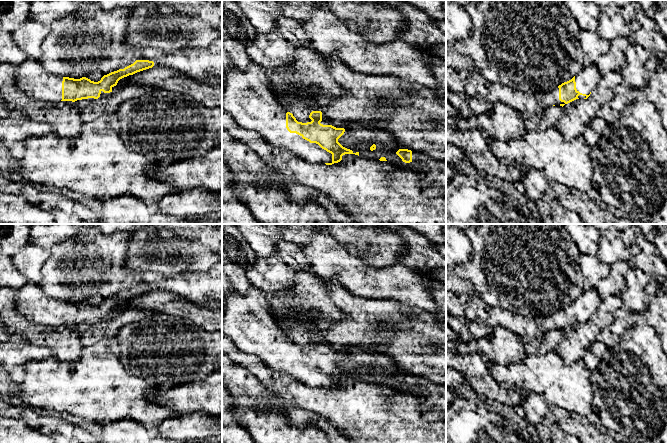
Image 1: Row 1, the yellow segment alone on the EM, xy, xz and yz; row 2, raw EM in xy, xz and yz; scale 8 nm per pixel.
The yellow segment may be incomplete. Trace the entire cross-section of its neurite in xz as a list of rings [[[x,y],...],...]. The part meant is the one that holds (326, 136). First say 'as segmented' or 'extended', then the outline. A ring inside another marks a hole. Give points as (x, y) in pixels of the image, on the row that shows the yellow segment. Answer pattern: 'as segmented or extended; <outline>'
extended; [[[253,61],[246,69],[233,66],[224,72],[222,106],[240,127],[259,133],[271,146],[290,150],[309,163],[332,165],[340,162],[345,154],[359,156],[359,152],[354,153],[338,142],[345,132],[344,128],[320,123],[322,121],[321,111],[310,113],[311,122],[298,122],[292,113],[279,104],[272,92],[268,70]]]

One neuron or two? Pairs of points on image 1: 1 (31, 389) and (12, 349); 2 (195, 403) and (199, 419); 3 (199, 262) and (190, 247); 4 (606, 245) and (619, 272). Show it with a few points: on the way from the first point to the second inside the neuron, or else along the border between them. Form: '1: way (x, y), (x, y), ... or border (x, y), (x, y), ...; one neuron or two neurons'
1: border (34, 359), (22, 365); two neurons
2: border (184, 412), (205, 411), (211, 415); two neurons
3: way (196, 258), (190, 251); one neuron
4: border (627, 261), (614, 261), (610, 265); two neurons

